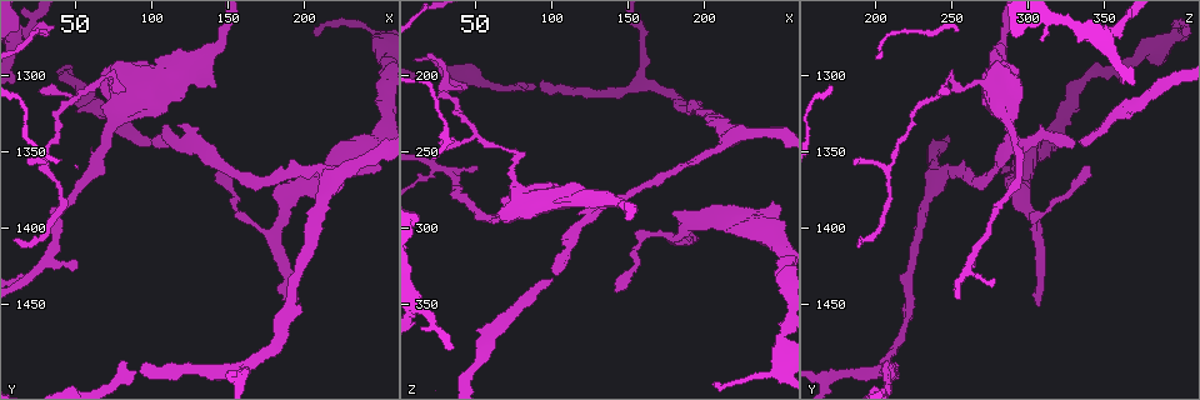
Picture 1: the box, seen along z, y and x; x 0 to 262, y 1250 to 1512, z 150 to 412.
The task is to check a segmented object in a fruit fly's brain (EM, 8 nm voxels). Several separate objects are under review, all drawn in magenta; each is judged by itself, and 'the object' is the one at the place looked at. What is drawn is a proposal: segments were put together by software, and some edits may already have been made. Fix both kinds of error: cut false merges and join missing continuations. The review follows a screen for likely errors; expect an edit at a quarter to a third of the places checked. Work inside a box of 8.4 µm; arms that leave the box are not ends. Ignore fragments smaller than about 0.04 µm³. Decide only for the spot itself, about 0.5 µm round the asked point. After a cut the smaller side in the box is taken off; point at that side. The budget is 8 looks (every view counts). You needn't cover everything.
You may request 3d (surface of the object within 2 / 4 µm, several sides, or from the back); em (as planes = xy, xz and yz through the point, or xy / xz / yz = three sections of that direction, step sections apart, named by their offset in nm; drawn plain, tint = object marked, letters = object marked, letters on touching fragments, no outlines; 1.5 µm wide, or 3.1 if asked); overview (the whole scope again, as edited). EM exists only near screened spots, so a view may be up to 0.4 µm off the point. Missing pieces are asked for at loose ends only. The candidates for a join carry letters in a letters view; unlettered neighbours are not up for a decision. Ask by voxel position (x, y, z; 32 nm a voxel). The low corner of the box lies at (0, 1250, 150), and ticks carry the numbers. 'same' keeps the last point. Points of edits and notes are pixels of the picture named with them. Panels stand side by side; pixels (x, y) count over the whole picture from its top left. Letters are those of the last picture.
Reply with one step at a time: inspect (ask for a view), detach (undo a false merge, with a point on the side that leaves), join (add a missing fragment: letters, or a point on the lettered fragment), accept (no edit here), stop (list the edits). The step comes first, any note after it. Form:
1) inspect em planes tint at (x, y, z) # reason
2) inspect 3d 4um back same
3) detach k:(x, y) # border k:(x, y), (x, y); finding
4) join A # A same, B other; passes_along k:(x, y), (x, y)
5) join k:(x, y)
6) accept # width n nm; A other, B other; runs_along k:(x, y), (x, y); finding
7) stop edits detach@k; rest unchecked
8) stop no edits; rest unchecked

inspect em xy step 4 tint at (82, 1320, 284) # calibre changes

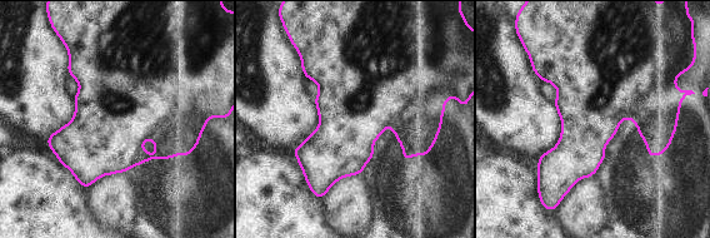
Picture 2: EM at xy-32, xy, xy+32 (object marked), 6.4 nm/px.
inspect em planes letters same # another direction

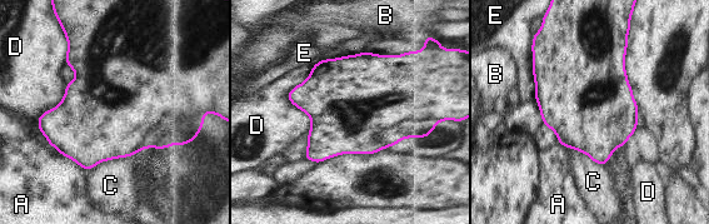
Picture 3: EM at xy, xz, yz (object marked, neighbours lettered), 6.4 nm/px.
accept # width 600 nm; A other, B other, C other, D other, E other; continuous, no second cell

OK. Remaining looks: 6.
inspect em planes letters at (18, 1356, 186) # branch stops here

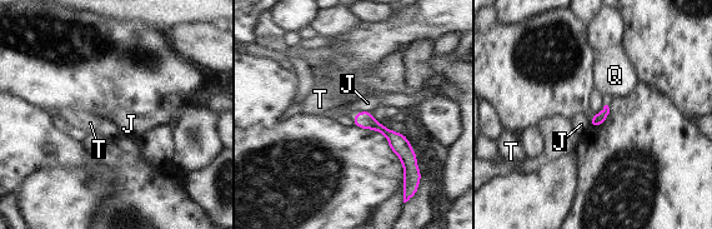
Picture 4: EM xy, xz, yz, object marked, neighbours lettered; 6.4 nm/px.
accept # longest_contact J 110 nm; J other, Q other, T other; none of them fits

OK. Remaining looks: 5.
inspect 3d 4um at (192, 1450, 304) # free end

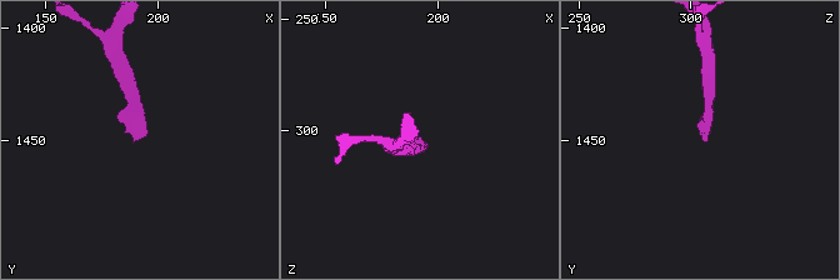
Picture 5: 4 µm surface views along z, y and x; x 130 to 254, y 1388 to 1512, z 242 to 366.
inspect em planes letters at (192, 1449, 306)

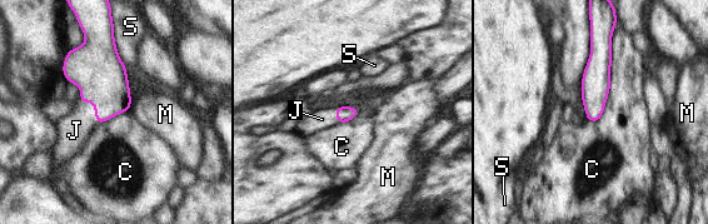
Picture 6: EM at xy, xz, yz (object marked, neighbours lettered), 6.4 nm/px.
join J # C other, J same, M other, S other; passes_along 6:(98, 70), (94, 108), (74, 130); the cell continues

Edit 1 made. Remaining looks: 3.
stop edits join@6; rest unchecked

